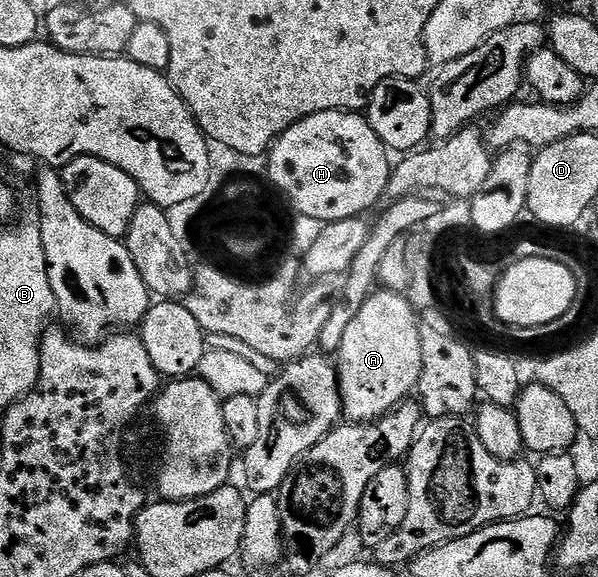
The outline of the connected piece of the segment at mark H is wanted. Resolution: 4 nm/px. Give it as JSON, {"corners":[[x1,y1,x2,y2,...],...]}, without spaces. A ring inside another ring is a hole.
{"corners":[[343,109,322,111,294,123,286,131,284,140,280,141,276,151,270,155,270,171,266,177,277,194,286,192,292,197,301,218,309,217,317,223,346,220,367,214,367,209,378,204,385,196,388,177,393,171,388,156,388,146,382,143,382,139,378,139,367,116]]}

